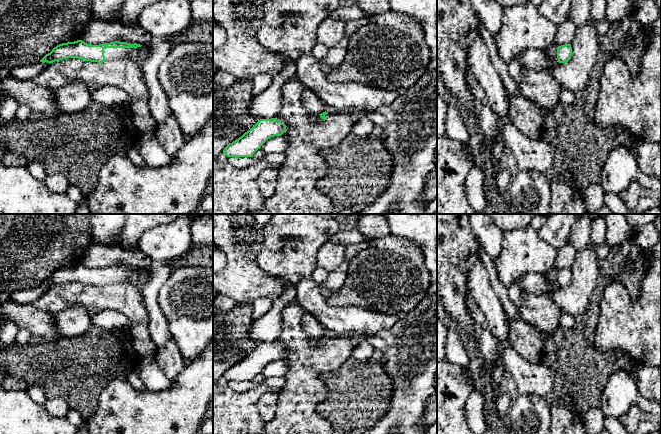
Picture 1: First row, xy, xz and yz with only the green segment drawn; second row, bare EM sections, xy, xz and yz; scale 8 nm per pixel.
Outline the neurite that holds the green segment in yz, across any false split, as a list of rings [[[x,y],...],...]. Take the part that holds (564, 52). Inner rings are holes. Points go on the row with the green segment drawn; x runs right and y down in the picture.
[[[565,44],[557,47],[557,58],[559,63],[566,63],[572,56],[571,44]]]

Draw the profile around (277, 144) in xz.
[[[282,135],[271,137],[261,146],[266,154],[283,153],[286,148],[287,140]]]

